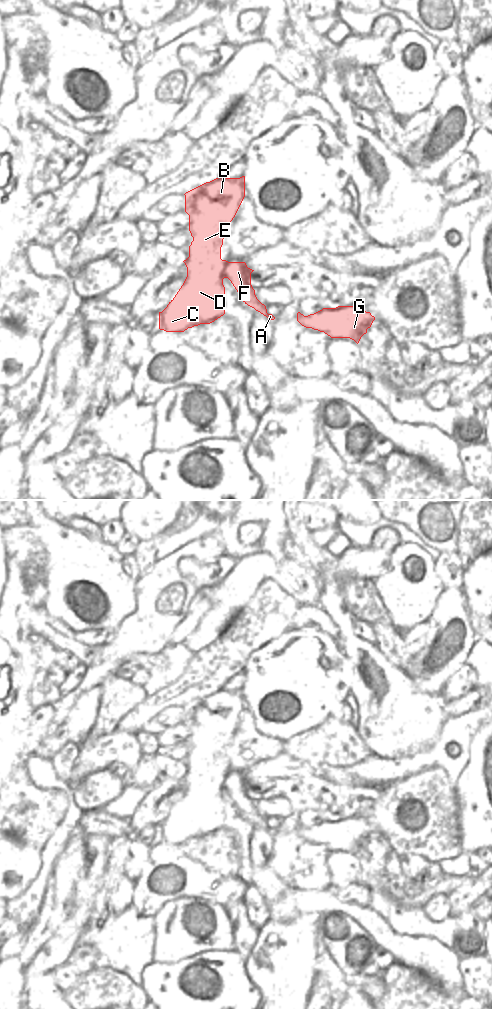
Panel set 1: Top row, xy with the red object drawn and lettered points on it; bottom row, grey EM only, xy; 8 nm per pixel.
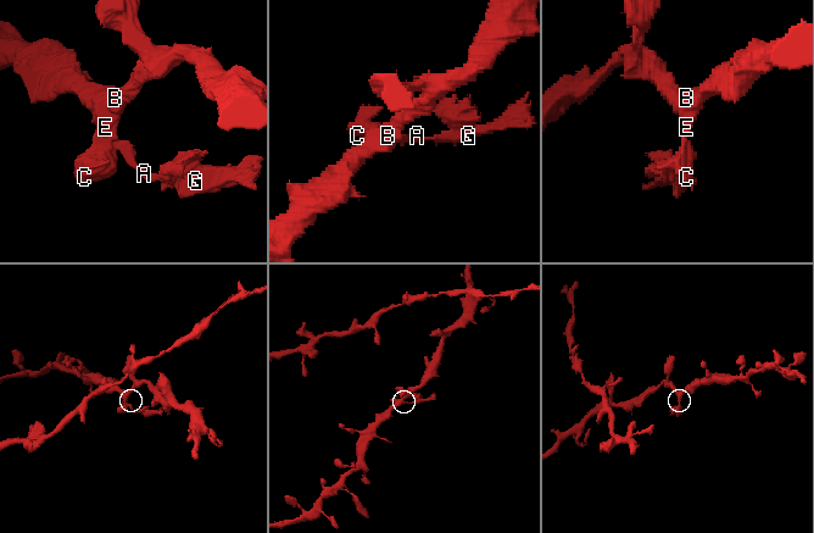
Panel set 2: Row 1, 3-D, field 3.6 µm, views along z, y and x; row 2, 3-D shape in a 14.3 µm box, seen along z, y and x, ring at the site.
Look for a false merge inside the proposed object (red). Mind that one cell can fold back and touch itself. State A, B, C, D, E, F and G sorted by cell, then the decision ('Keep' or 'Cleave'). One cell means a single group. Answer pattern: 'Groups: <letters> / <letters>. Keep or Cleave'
Groups: A F G / B C D E. Cleave.

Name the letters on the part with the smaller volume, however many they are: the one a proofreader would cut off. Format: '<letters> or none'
A, F, G

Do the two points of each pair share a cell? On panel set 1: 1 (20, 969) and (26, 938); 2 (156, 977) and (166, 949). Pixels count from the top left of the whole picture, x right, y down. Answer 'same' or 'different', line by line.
1: different
2: different

